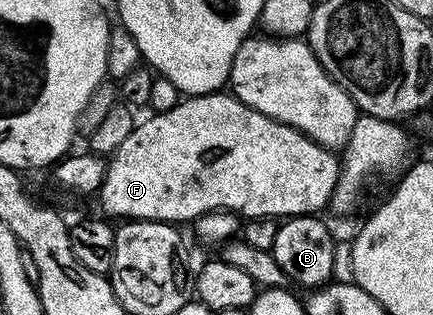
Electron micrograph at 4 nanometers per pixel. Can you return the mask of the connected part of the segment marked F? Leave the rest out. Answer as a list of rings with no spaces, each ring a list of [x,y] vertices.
[[[215,93],[213,95],[192,95],[183,98],[174,108],[167,112],[154,113],[150,115],[151,119],[139,122],[128,133],[124,145],[114,152],[106,168],[106,176],[102,182],[100,198],[102,198],[102,207],[107,211],[105,214],[119,215],[119,220],[133,221],[135,219],[156,219],[160,223],[172,223],[175,225],[189,224],[202,215],[207,215],[213,211],[233,211],[235,215],[243,220],[251,219],[278,219],[279,217],[293,217],[296,215],[313,215],[321,212],[330,202],[333,190],[336,189],[336,183],[339,172],[339,156],[335,152],[329,151],[326,147],[321,147],[314,143],[302,131],[297,131],[295,127],[284,125],[256,109],[241,103],[239,99],[234,98],[230,93]]]

